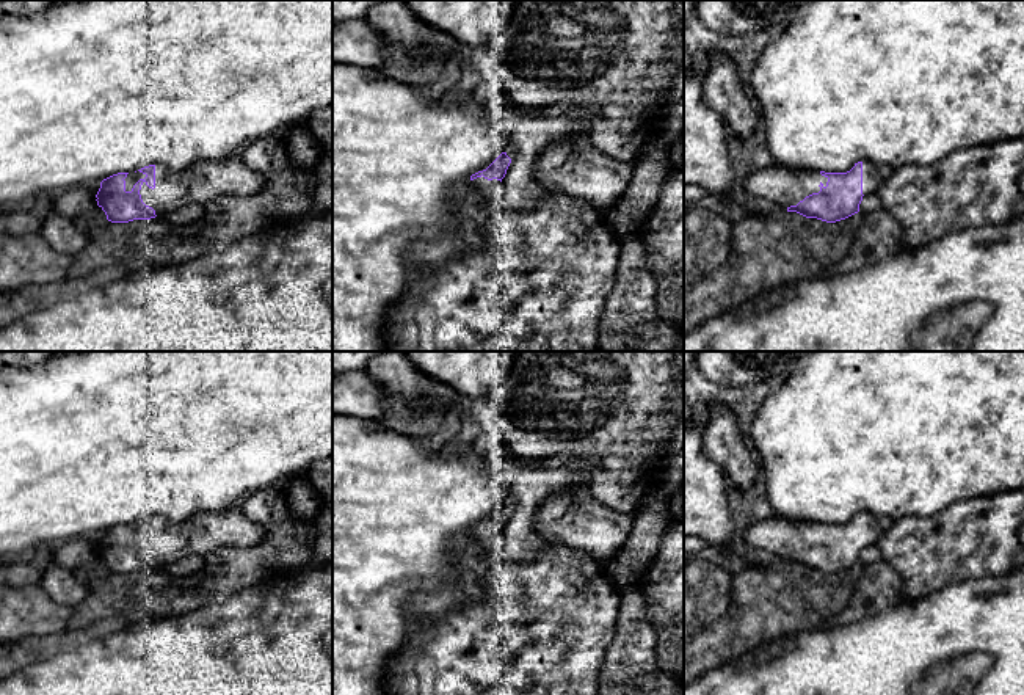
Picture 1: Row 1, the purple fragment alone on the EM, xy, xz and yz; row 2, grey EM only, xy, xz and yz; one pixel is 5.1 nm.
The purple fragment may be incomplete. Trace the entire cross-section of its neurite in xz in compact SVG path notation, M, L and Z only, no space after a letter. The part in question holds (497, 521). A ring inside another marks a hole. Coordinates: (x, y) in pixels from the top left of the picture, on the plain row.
M502 504L486 521L470 527L472 537L481 549L491 549L497 544L502 530L511 515L513 504Z

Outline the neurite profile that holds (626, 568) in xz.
M640 521L627 543L616 557L605 562L608 577L619 590L640 587L652 562L652 549L648 546L648 522Z

